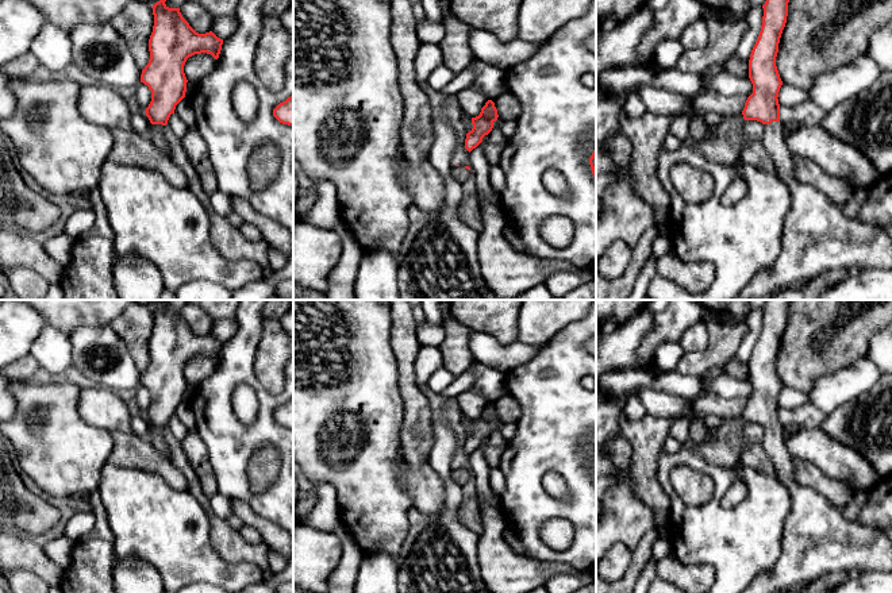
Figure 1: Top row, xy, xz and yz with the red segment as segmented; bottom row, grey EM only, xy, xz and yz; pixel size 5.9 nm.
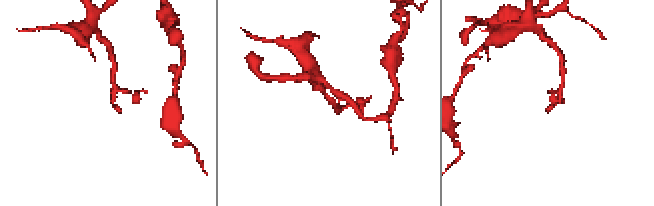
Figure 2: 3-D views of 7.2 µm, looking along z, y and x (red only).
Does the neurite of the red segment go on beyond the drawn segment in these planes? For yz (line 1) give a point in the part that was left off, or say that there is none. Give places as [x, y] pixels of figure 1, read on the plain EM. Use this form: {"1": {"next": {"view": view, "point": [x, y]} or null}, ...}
{"1": {"next": {"view": "yz", "point": [818, 539]}}}

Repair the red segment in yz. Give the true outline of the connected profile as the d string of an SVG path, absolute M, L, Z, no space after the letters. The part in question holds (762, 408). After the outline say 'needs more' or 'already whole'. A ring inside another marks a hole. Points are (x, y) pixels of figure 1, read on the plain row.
M766 300L762 328L749 362L753 396L742 413L745 423L765 428L764 448L774 466L774 477L788 489L791 511L784 523L784 538L778 562L772 570L755 577L742 593L785 593L799 584L812 582L834 571L892 571L892 540L887 532L847 520L842 512L818 490L796 482L793 457L785 444L787 435L780 424L778 394L783 388L776 359L788 319L791 300Z | needs more

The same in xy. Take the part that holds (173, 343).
M162 300L153 311L154 328L149 342L150 362L141 377L141 385L151 393L146 411L150 423L147 440L162 455L169 458L162 430L168 427L176 408L185 400L187 380L184 367L195 357L207 355L219 361L223 342L212 334L196 335L182 320L180 311L169 311Z | needs more

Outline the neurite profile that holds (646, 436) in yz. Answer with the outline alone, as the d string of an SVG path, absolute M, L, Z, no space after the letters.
M620 413L620 434L631 446L633 492L654 513L660 527L670 521L670 500L657 480L657 461L668 438L673 419L646 415L641 420L628 420Z

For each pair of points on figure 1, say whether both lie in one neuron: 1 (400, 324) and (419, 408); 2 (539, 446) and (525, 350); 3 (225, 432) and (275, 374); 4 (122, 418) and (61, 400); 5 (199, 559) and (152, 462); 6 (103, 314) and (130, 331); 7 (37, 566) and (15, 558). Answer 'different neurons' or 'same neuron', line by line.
1: same neuron
2: different neurons
3: different neurons
4: different neurons
5: different neurons
6: different neurons
7: same neuron

